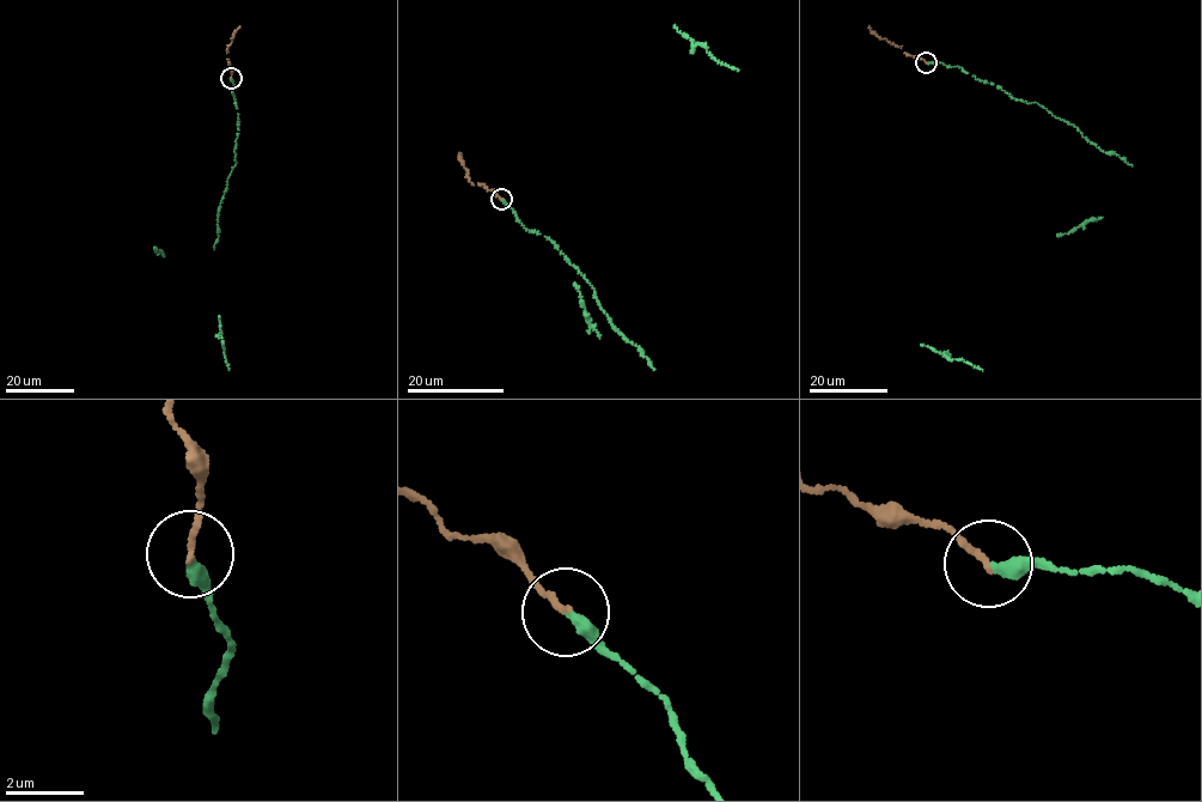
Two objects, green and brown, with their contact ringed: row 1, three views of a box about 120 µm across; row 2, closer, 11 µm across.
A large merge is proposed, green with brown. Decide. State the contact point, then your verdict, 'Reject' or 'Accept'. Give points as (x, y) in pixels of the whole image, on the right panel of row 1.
Place: (926, 62). Accept

